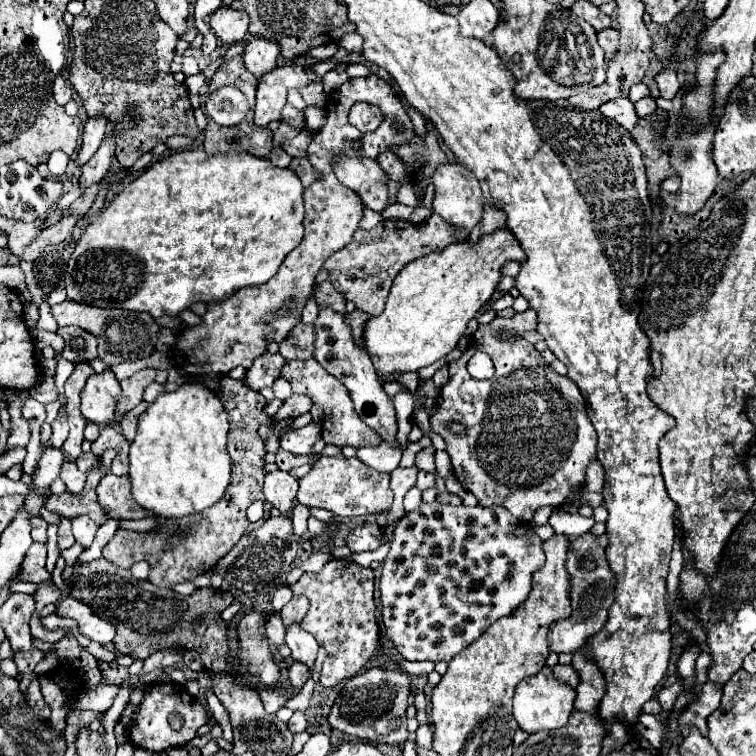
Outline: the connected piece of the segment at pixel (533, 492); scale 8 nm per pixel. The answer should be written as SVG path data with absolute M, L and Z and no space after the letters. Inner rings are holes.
M532 308L518 312L512 318L494 318L490 324L482 324L472 334L468 350L448 364L450 380L442 386L438 412L430 418L432 430L446 442L446 452L460 484L470 490L482 506L502 506L522 522L530 522L534 512L542 506L564 504L568 488L584 484L586 466L596 458L596 430L586 414L586 402L578 386L570 378L556 374L542 354L522 338L528 330L536 330L536 314ZM500 330L516 332L520 336L518 342L510 346L508 342L498 340ZM474 352L486 352L492 358L496 372L490 380L474 380L468 374L466 362ZM450 420L466 424L466 436L450 436L450 432L446 432L446 422Z

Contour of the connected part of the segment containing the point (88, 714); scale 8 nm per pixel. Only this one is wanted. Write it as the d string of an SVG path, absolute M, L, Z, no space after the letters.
M72 708L68 712L64 736L66 736L66 746L70 750L76 746L76 738L80 734L80 730L86 728L86 726L90 726L90 722L94 722L94 720L104 722L104 714L102 712L92 712L92 710L78 710L78 708Z

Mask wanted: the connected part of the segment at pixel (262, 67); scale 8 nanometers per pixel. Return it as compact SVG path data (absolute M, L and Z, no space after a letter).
M250 38L244 50L244 64L246 70L252 72L256 78L276 68L276 58L280 54L278 44L266 40L266 38Z

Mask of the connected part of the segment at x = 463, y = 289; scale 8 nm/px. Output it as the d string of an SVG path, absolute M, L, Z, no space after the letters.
M498 228L492 234L480 236L480 240L476 244L472 244L470 240L454 242L438 252L432 252L432 254L422 256L422 258L414 260L412 264L408 264L394 280L384 312L378 316L372 316L366 322L364 344L366 344L368 354L372 356L376 372L390 380L390 376L394 372L420 370L422 366L430 366L432 362L450 354L454 350L454 346L458 344L458 340L464 336L468 322L492 298L498 282L502 280L502 268L510 260L522 264L526 260L526 256L524 256L522 246L516 240L516 236L512 236L512 232L508 228Z

